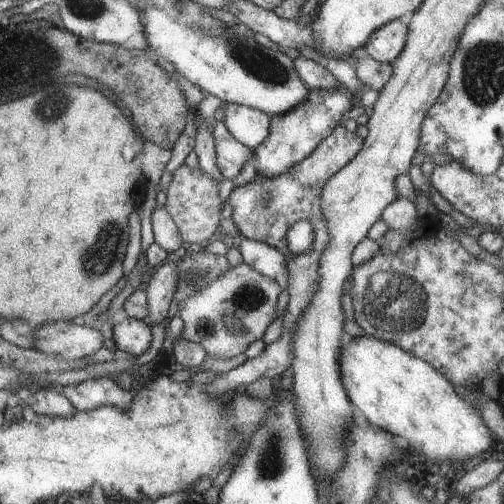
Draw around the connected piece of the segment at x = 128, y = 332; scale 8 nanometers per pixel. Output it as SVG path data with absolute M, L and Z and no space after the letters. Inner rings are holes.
M126 318L124 322L115 323L112 340L120 355L140 356L150 348L152 342L151 326L146 320Z

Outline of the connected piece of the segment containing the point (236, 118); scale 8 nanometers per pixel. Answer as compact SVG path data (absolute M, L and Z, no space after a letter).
M224 104L225 118L222 124L234 140L254 150L269 134L271 116L250 106Z

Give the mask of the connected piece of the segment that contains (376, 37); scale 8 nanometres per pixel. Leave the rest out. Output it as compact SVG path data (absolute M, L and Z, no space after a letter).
M394 19L372 33L363 46L362 54L368 54L370 60L377 65L381 62L392 63L402 52L407 34L408 26L400 19Z

